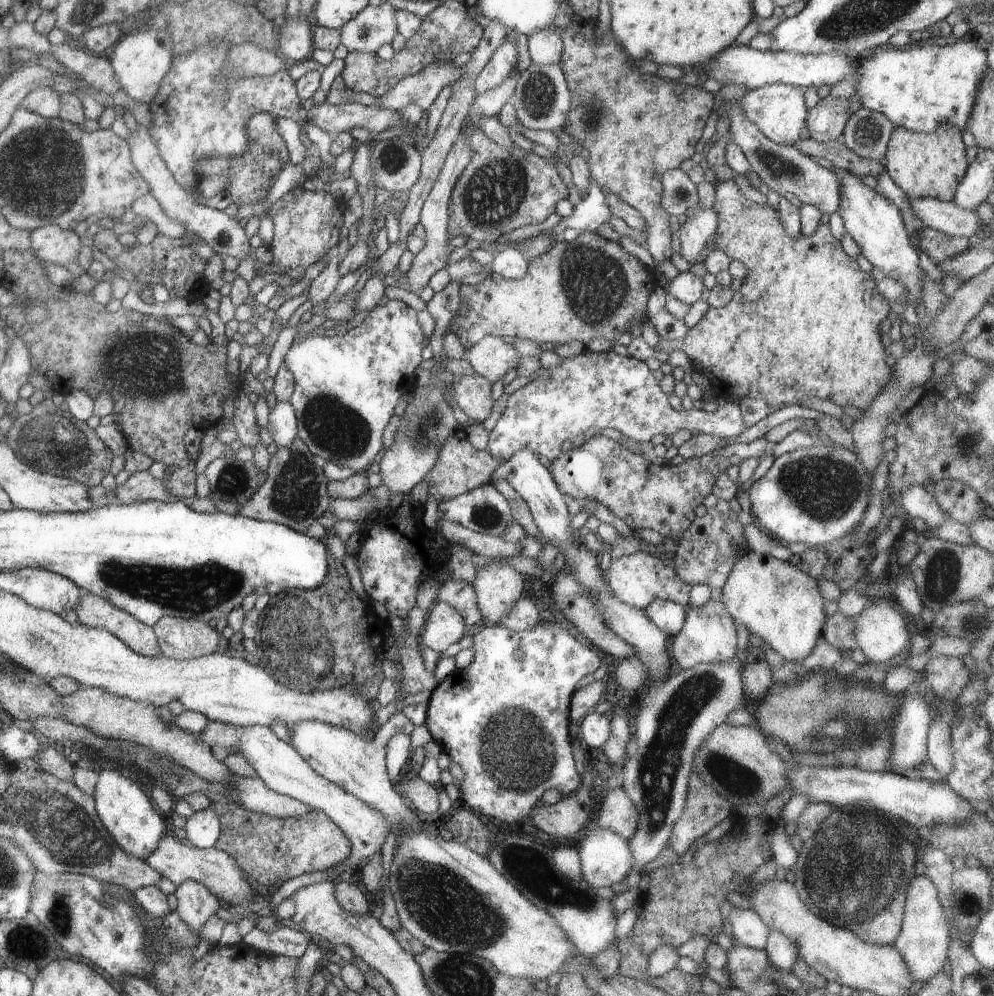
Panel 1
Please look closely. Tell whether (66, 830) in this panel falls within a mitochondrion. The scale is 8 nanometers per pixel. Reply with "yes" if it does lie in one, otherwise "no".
yes

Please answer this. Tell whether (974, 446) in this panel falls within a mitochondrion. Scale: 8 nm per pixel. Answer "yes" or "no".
yes

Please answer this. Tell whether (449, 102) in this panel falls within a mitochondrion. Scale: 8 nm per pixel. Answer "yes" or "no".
no

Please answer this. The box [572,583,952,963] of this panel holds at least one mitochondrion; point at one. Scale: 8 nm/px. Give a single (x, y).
(862, 852)

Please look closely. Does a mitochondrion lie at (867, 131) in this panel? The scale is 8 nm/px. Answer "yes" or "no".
yes

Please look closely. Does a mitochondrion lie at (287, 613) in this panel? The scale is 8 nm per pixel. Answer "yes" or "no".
yes

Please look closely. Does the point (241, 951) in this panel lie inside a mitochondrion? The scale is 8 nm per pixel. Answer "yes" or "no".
no

